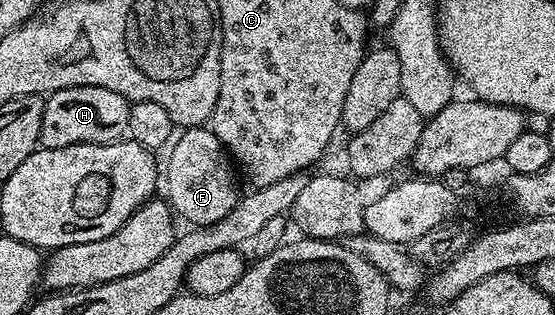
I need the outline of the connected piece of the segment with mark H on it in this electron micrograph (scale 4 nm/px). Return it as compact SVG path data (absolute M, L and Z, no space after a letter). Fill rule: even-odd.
M74 86L51 93L44 101L44 117L40 127L40 144L46 148L61 148L75 144L112 144L128 131L129 101L114 90L102 90L98 86Z

